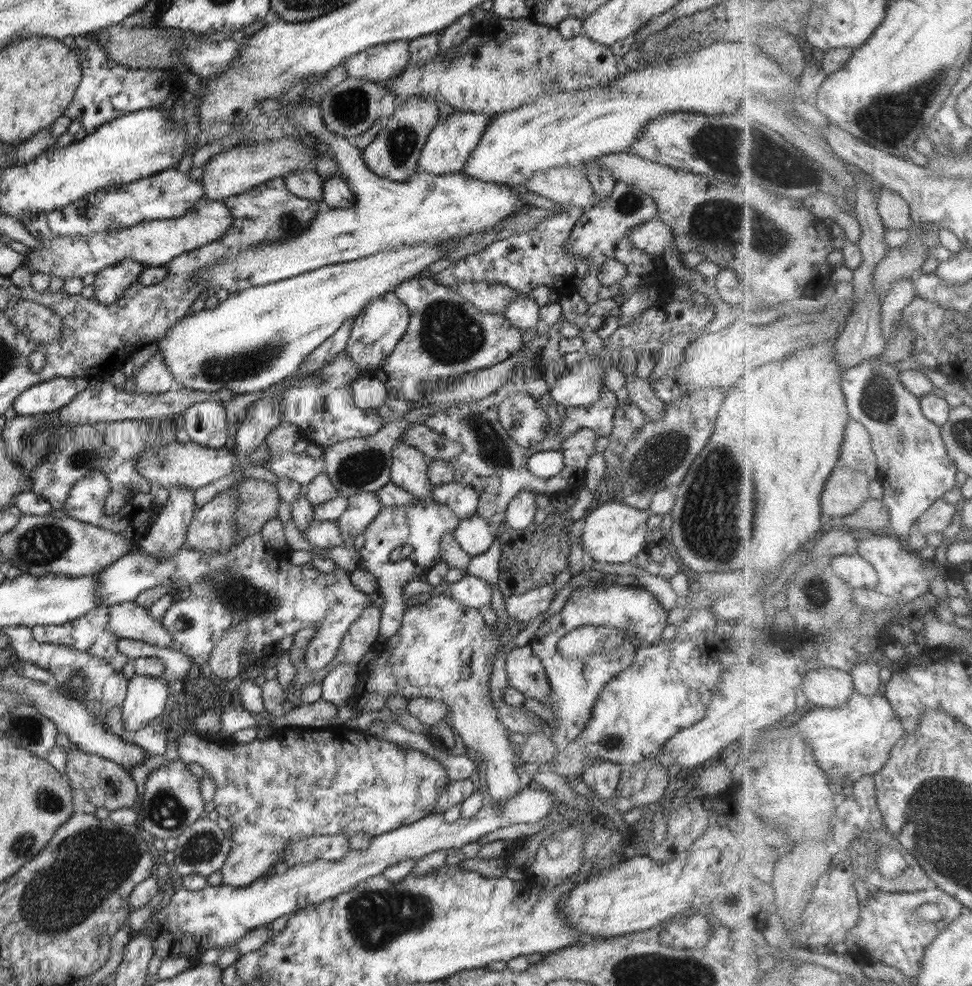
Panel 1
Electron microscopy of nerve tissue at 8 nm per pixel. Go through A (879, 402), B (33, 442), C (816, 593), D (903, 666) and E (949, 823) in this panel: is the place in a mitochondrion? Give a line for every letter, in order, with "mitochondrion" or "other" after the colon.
A: mitochondrion
B: mitochondrion
C: mitochondrion
D: other
E: mitochondrion

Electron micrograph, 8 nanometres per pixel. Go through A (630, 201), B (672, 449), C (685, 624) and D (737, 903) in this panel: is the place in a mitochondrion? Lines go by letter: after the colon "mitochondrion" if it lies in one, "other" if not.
A: mitochondrion
B: mitochondrion
C: other
D: mitochondrion

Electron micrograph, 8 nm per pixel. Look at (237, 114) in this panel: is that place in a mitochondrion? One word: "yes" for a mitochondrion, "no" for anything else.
no

